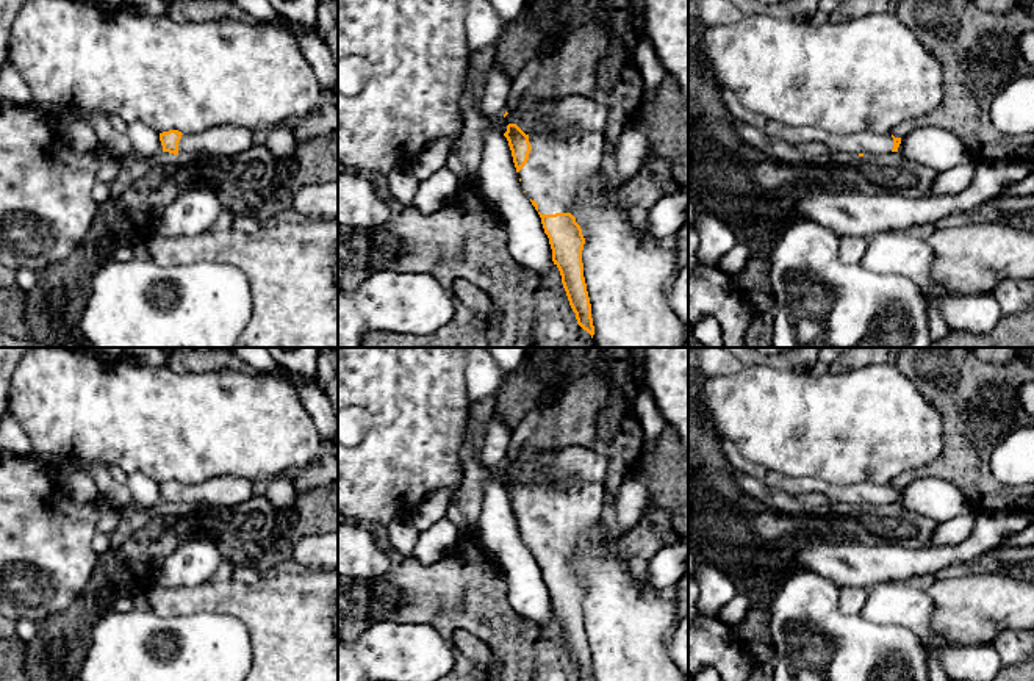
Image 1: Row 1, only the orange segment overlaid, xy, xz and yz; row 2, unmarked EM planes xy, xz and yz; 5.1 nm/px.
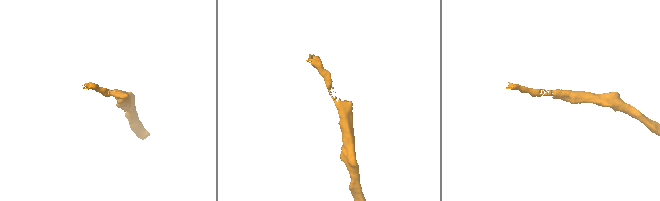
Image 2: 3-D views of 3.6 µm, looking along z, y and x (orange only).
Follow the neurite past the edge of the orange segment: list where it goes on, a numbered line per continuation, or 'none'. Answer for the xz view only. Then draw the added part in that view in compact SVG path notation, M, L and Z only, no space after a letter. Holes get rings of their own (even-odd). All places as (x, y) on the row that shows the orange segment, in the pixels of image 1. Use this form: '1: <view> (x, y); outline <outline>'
1: xz (560, 160); outline M524 99L516 106L508 106L507 113L519 116L535 124L535 130L529 133L532 150L526 166L518 172L521 186L529 199L538 204L541 214L571 213L579 199L579 186L587 177L602 168L602 153L605 139L602 133L580 130L577 127L552 128L548 124L541 108L548 103L541 99ZM548 100L555 103L557 100Z

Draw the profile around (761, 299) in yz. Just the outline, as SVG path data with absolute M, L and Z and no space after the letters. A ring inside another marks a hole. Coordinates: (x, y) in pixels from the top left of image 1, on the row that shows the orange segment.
M756 288L745 294L745 299L754 313L773 312L776 304L773 291L767 288Z

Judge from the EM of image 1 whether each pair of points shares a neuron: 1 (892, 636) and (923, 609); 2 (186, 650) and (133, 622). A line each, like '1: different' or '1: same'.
1: different
2: same

